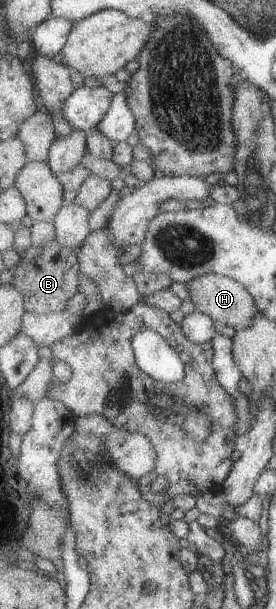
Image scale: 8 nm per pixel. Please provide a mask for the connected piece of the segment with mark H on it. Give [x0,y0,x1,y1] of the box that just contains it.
[187,275,259,330]

